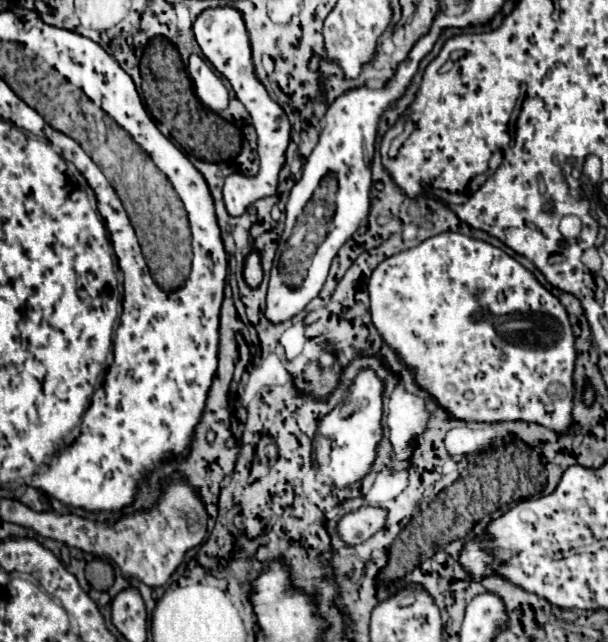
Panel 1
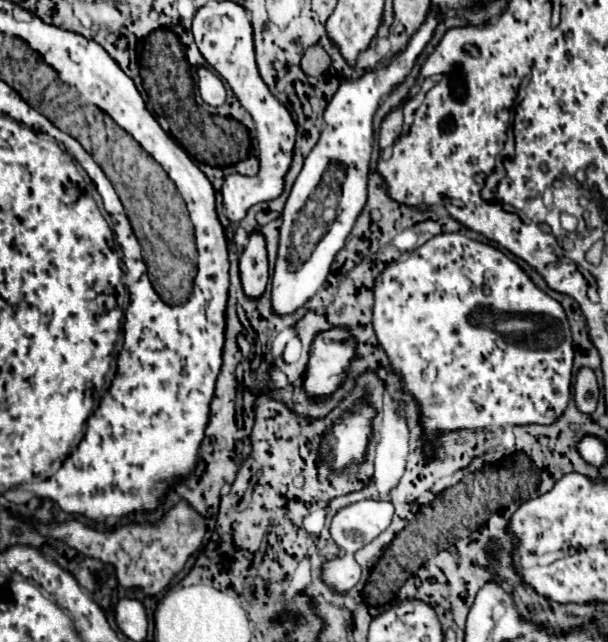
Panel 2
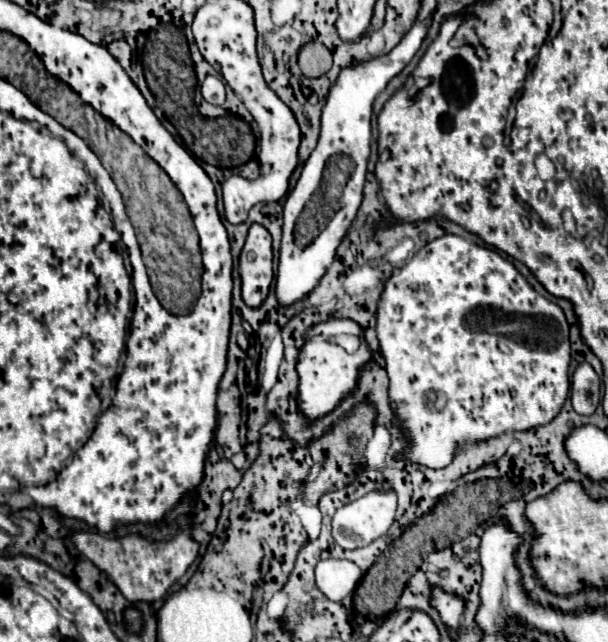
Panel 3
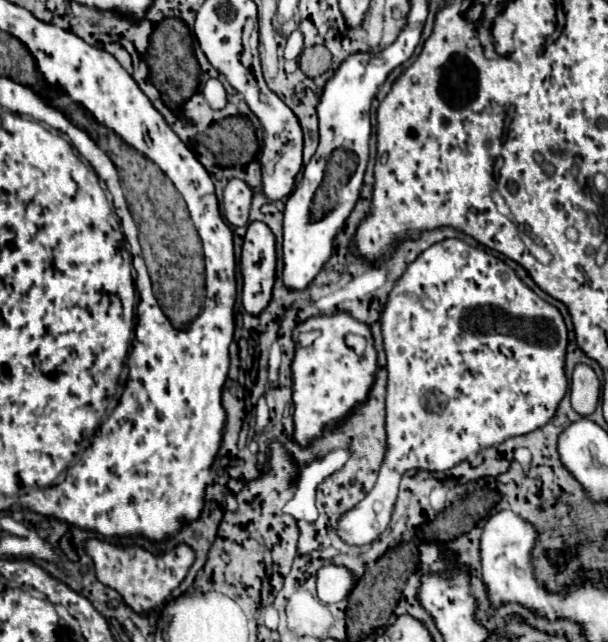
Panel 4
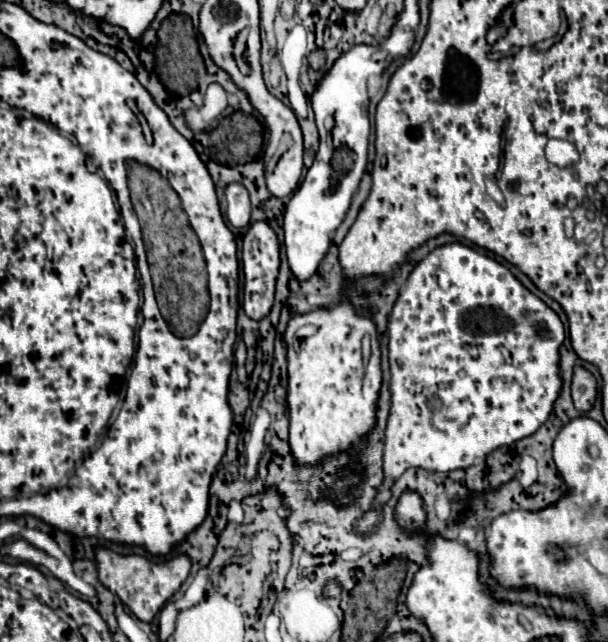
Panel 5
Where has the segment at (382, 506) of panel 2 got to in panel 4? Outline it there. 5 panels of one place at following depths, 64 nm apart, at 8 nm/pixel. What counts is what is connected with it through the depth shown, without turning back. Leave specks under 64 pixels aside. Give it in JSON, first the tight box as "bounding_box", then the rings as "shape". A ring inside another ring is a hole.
{"bounding_box":[338,238,568,546],"shape":[[[460,238],[430,246],[406,268],[388,296],[380,324],[388,358],[388,440],[376,486],[338,522],[340,538],[354,546],[370,544],[386,530],[396,502],[396,490],[406,470],[450,470],[490,446],[544,426],[554,416],[568,388],[564,374],[568,332],[558,308],[532,292],[508,264]]]}

